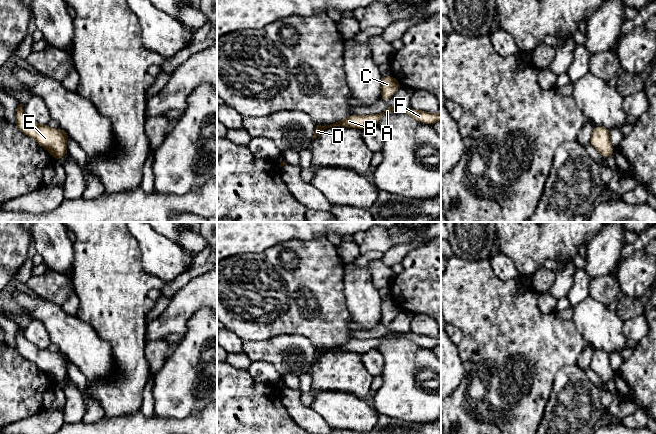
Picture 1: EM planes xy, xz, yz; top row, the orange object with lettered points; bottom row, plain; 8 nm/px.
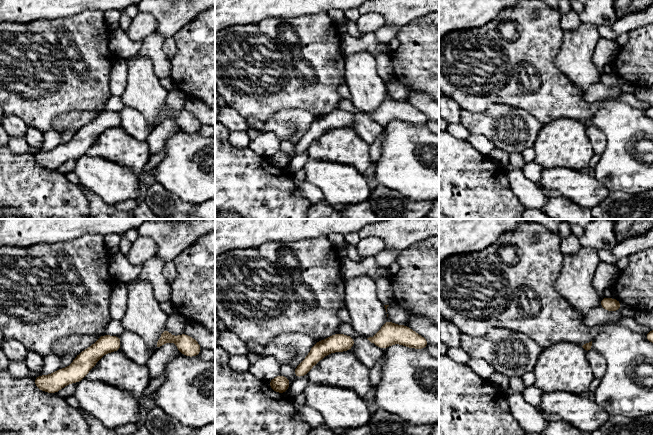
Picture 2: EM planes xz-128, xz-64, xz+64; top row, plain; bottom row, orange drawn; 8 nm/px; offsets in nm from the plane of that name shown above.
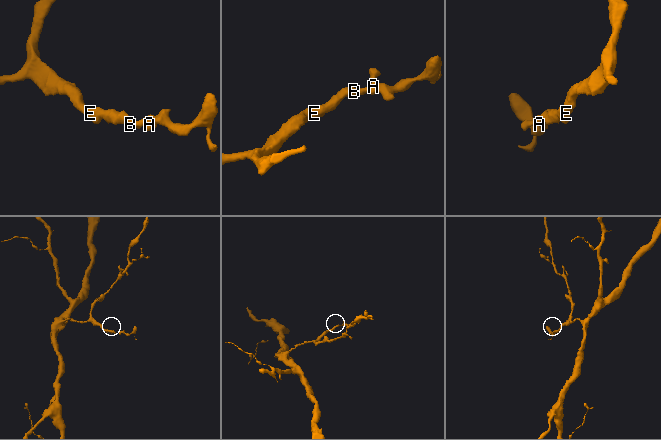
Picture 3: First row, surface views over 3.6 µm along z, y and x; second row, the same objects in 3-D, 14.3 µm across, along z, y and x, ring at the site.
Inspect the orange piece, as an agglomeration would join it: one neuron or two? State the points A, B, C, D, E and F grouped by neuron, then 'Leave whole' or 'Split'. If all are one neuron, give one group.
Groups: A B C D E F. Leave whole

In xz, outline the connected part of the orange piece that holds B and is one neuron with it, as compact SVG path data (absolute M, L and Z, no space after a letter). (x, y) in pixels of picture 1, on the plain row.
M389 330L384 336L379 338L364 339L364 340L354 338L347 342L341 343L340 345L335 346L331 349L325 349L325 350L317 349L315 353L315 357L313 359L313 364L316 363L322 355L334 350L342 350L347 352L363 354L371 349L377 349L384 338L389 338L393 335L396 335L397 333L399 332Z

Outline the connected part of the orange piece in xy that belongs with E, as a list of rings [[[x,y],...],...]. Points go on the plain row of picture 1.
[[[22,328],[16,336],[16,350],[26,360],[33,362],[41,371],[46,373],[55,384],[67,379],[67,363],[70,360],[61,352],[53,353],[48,349],[37,348],[24,336]]]

